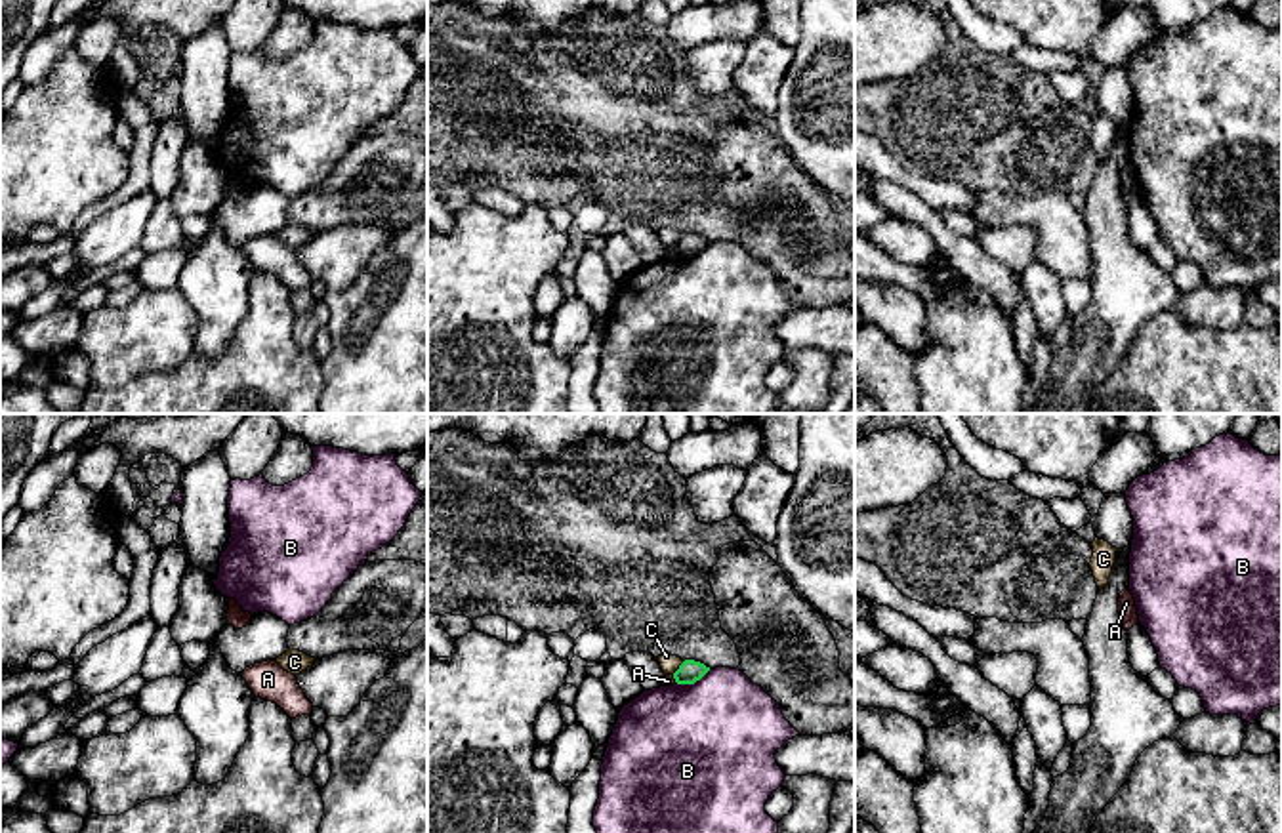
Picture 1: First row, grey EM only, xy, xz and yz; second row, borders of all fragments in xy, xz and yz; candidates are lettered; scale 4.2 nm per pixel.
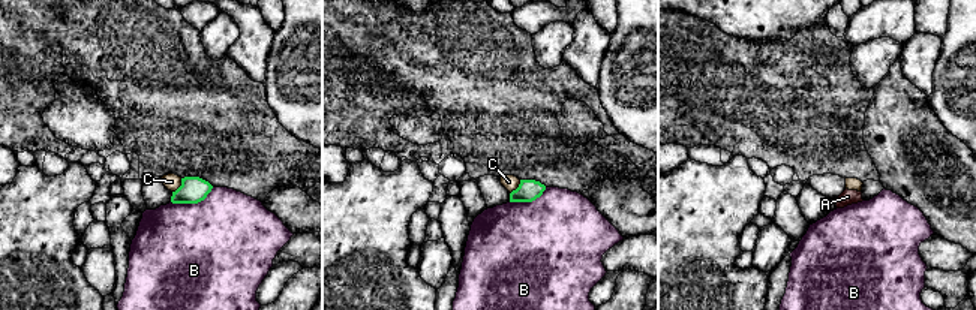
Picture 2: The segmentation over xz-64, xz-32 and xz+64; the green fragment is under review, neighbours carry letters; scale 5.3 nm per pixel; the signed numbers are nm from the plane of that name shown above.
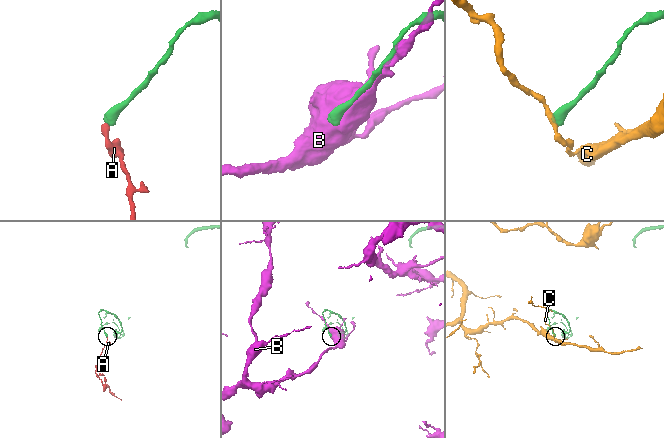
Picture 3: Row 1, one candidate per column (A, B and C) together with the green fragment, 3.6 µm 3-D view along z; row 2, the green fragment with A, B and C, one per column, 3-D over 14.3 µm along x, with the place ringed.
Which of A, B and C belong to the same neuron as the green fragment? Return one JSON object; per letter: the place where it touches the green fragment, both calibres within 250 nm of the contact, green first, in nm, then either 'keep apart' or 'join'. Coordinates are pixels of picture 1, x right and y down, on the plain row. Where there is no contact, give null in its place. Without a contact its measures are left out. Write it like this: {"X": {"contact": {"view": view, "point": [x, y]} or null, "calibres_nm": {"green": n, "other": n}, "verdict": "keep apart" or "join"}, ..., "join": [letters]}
{"A": {"contact": {"view": "xz", "point": [674, 250]}, "calibres_nm": {"green": 100, "other": 50}, "verdict": "keep apart"}, "B": {"contact": {"view": "xz", "point": [693, 256]}, "calibres_nm": {"green": 100, "other": 500}, "verdict": "keep apart"}, "C": {"contact": {"view": "xz", "point": [680, 241]}, "calibres_nm": {"green": 100, "other": 80}, "verdict": "keep apart"}, "join": []}

